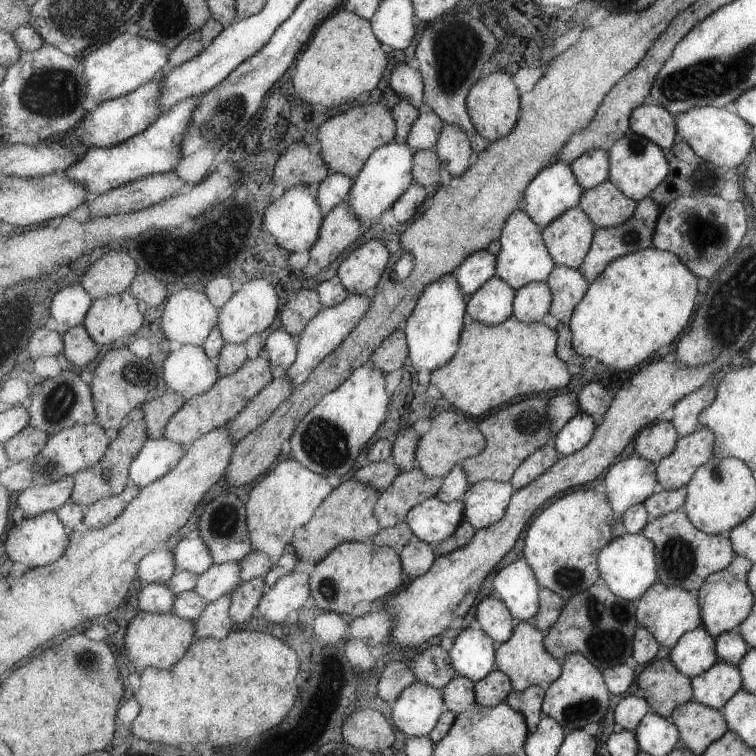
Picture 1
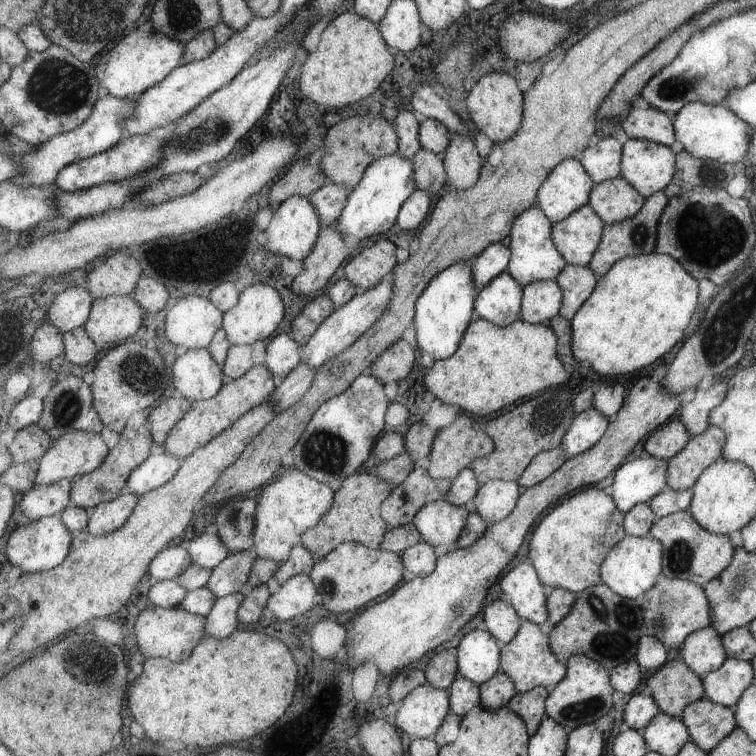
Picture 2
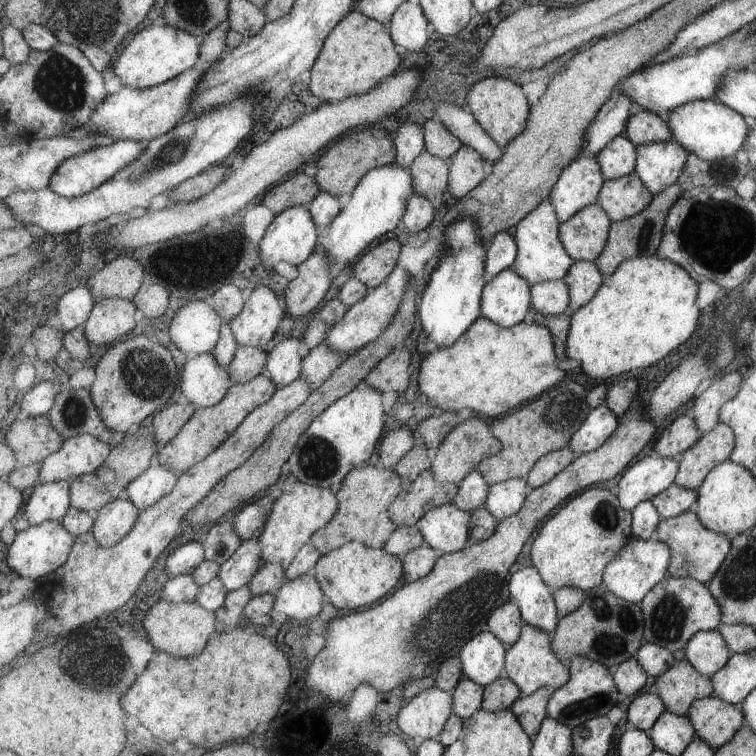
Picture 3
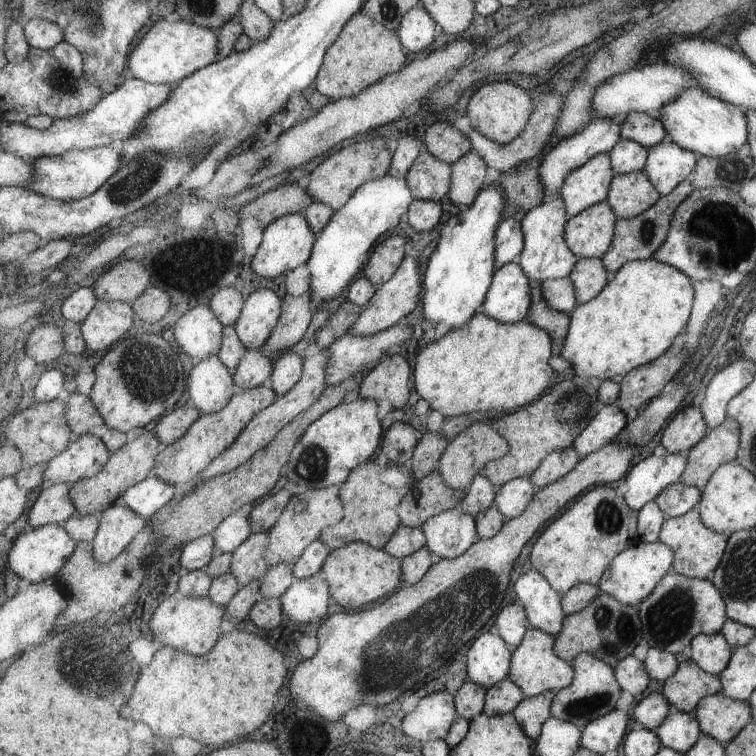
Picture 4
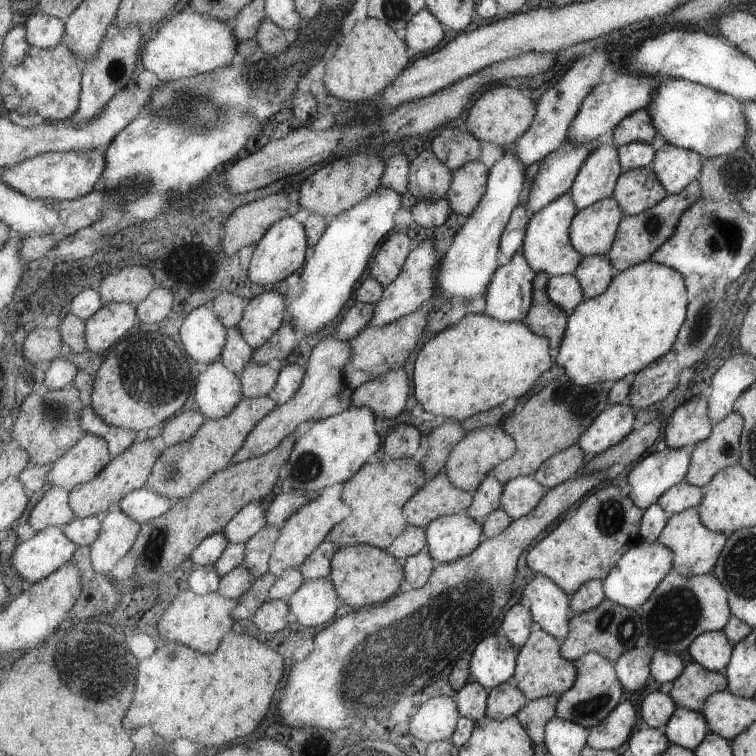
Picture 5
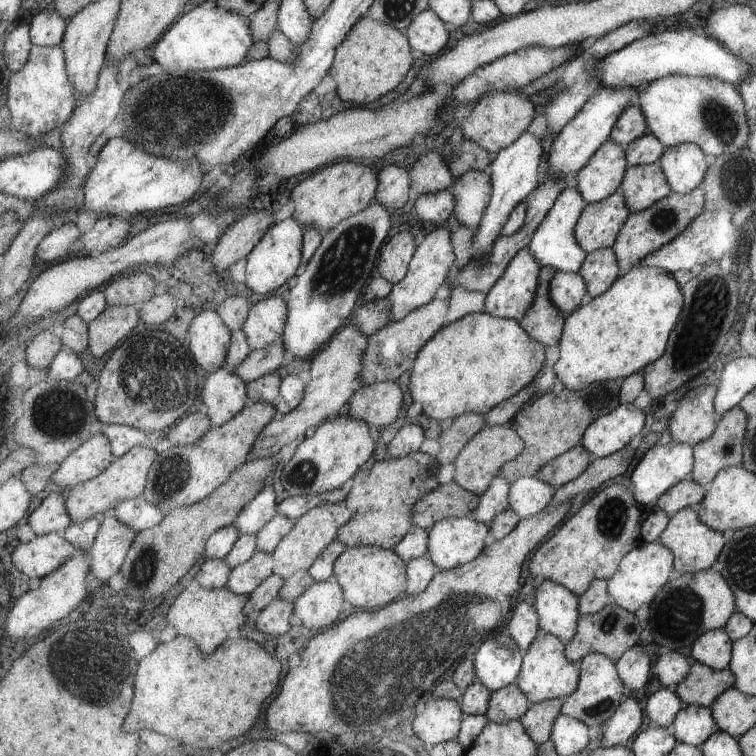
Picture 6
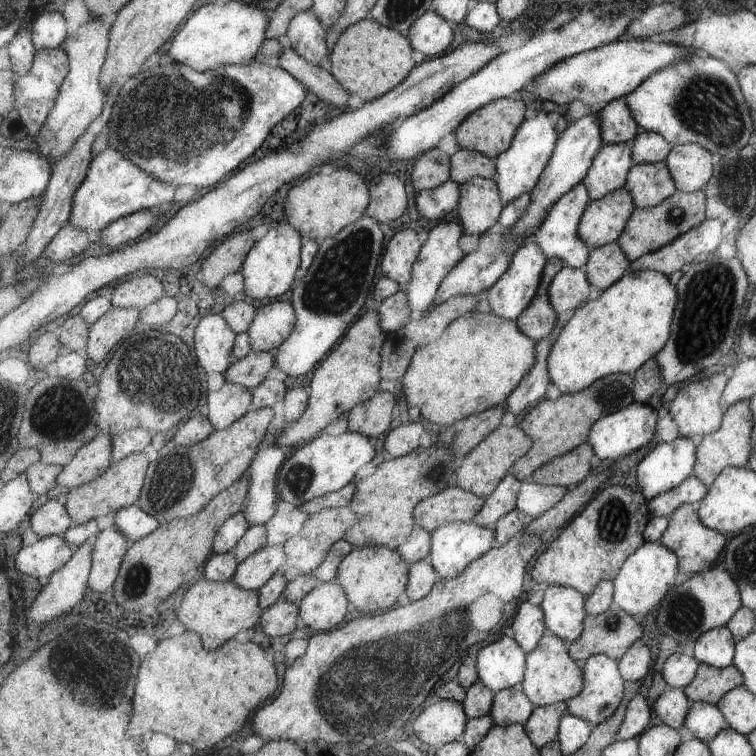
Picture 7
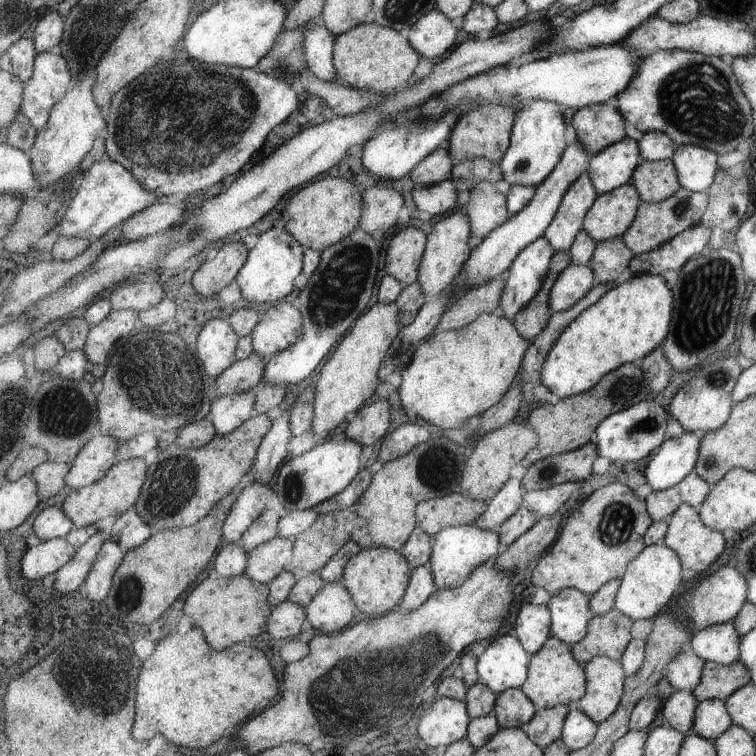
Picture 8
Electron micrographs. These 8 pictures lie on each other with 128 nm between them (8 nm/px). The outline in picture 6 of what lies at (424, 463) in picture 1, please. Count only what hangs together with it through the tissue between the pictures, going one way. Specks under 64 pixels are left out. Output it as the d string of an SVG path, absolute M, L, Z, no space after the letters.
M513 424L485 426L481 433L472 439L469 445L462 450L462 453L453 463L455 466L455 478L465 490L483 496L494 478L502 474L504 466L509 461L514 461L520 454L525 452L526 442L519 436Z

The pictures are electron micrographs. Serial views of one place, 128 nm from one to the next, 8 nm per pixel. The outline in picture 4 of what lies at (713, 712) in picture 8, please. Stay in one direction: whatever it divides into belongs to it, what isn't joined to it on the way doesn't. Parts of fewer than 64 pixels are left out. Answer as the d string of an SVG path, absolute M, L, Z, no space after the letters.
M673 705L670 716L655 732L662 740L663 747L671 747L683 753L693 749L703 734L697 714L689 714Z

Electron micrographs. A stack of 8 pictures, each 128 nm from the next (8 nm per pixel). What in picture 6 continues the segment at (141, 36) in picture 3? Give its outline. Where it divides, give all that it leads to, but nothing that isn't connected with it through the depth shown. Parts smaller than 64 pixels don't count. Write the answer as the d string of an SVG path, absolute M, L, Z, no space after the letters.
M201 4L179 18L164 34L164 37L154 44L153 60L161 64L163 70L171 74L226 69L245 63L249 48L255 44L255 41L250 20L245 15L228 11L223 7L212 6L212 8L207 8Z

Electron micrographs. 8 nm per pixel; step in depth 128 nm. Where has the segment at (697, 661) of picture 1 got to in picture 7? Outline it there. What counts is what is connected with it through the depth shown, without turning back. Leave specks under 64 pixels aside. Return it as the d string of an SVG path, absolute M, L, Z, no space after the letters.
M729 627L714 628L694 642L694 655L700 663L725 668L734 664L738 641Z

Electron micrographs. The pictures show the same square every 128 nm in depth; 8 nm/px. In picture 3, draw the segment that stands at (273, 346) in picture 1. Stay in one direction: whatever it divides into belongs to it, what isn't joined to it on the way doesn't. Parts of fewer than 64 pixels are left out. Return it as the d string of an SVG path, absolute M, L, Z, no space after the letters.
M285 339L268 354L265 372L280 389L289 386L302 375L303 363L299 354L299 340Z

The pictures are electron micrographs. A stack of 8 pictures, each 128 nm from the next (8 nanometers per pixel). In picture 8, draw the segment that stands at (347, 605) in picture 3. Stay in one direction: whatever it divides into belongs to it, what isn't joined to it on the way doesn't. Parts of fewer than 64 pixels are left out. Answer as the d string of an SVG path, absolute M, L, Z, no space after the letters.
M373 547L363 549L351 558L345 567L343 585L354 596L357 610L373 617L387 614L400 608L406 596L405 590L410 588L412 566L401 550L389 547Z

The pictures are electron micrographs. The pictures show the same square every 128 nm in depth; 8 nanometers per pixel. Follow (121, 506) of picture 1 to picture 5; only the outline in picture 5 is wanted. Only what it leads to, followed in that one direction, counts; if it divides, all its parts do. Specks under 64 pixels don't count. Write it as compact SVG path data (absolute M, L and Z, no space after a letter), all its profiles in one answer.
M121 510L108 513L102 520L102 529L92 548L92 561L96 571L109 575L117 562L127 556L138 540L142 524Z

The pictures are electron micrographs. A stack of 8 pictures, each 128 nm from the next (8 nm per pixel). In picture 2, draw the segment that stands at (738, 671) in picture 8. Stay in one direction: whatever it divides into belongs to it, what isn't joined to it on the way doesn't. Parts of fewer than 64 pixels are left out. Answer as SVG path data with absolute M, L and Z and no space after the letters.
M682 658L667 661L647 684L662 712L677 718L682 718L687 706L706 697L702 678Z

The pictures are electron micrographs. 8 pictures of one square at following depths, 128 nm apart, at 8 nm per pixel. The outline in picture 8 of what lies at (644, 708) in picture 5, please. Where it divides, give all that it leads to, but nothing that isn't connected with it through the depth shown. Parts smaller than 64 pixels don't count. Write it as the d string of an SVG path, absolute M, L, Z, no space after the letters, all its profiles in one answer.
M692 690L675 691L664 702L661 716L666 718L666 724L675 727L682 733L689 734L694 730L694 716L699 706L698 698Z

